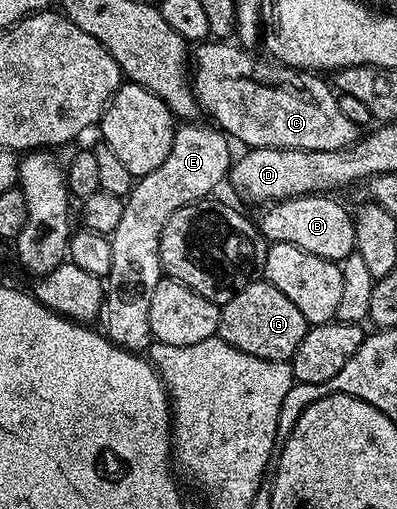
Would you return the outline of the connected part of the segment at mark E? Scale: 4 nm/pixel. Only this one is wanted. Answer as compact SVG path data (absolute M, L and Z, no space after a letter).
M184 122L177 127L176 137L170 146L170 154L166 154L166 162L162 162L158 170L150 170L150 174L139 177L133 183L132 190L124 202L122 219L110 233L112 245L110 246L110 270L106 277L106 311L102 316L105 329L103 328L103 331L112 343L128 353L147 353L154 343L150 330L150 298L154 298L154 286L158 286L162 278L160 235L162 226L166 224L166 218L170 218L170 214L174 214L174 210L182 206L195 204L198 200L211 197L215 193L212 191L223 180L225 183L226 175L234 160L234 156L228 153L229 137L221 131L214 132L210 128L202 128L199 124Z

